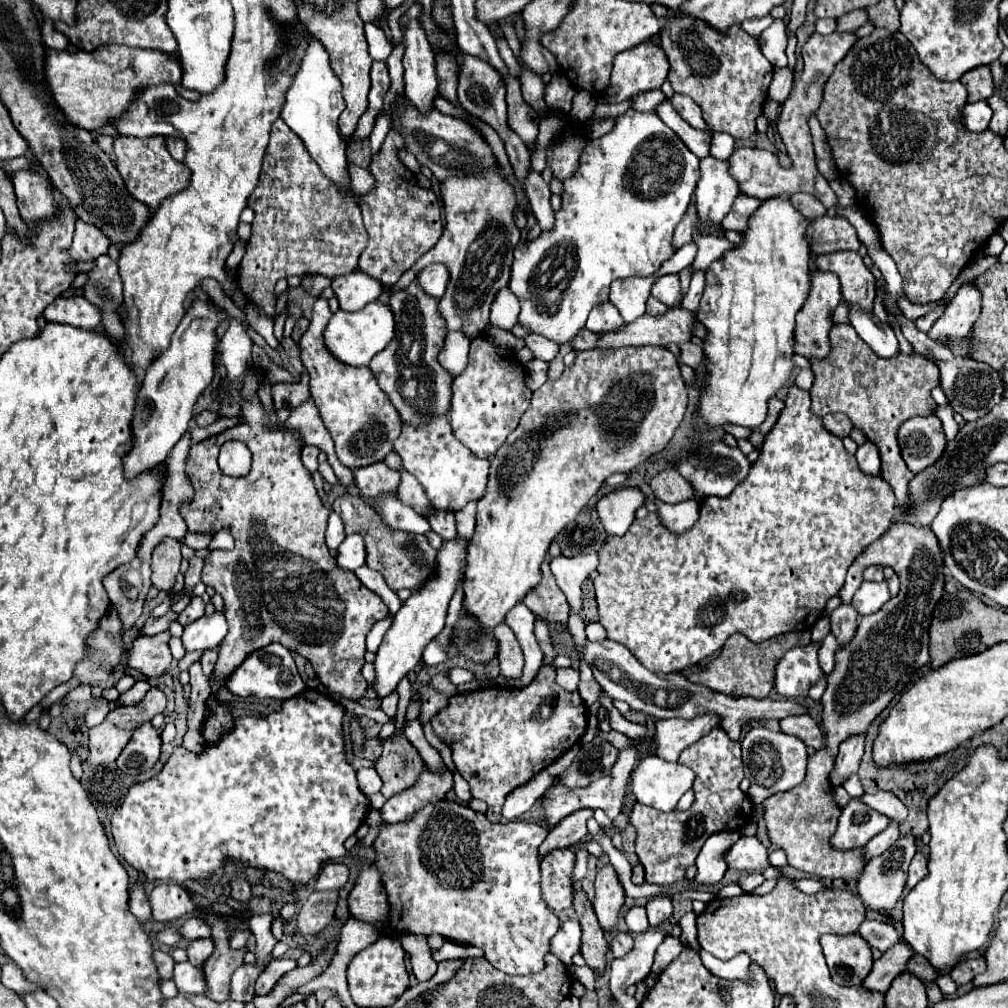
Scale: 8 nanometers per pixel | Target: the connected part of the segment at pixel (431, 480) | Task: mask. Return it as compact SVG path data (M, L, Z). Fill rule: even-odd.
M427 416L427 420L419 426L401 422L401 434L395 440L393 450L403 458L405 470L421 482L437 510L457 512L467 502L479 500L485 494L489 460L475 458L471 450L455 438L447 416Z

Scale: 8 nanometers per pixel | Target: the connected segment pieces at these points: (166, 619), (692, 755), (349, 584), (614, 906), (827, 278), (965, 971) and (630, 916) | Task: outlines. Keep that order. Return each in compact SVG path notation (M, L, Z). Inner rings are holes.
M169 610L169 612L167 612L165 616L161 616L161 618L149 618L149 620L145 622L145 626L143 626L143 634L159 634L159 632L169 630L169 624L175 622L177 616L179 616L177 612Z
M713 728L695 746L683 750L679 762L695 772L695 802L691 808L685 812L657 812L637 802L631 813L631 825L637 830L635 850L639 850L639 856L645 856L645 882L657 886L671 886L685 880L685 870L695 864L705 840L715 832L741 830L753 812L751 798L739 790L739 782L745 778L741 742L729 740L723 728Z
M255 396L253 400L243 400L241 404L241 422L217 436L211 436L199 444L195 444L189 450L189 456L185 460L185 474L189 482L193 484L193 498L191 502L185 502L179 510L187 524L189 532L219 532L227 528L235 540L233 550L215 550L205 558L205 566L201 572L203 584L213 586L215 592L223 596L225 602L225 618L229 622L229 632L219 644L219 658L213 670L211 678L211 696L207 698L205 706L211 712L209 718L203 722L203 738L205 744L217 744L217 740L233 730L235 718L231 710L221 704L215 694L219 688L223 688L223 680L229 678L229 674L239 668L239 664L253 654L255 650L279 642L287 646L289 650L295 650L303 658L307 658L319 678L321 684L327 686L329 692L341 694L349 700L359 700L365 690L367 682L361 676L361 666L365 664L365 636L373 628L373 624L389 614L387 606L381 602L381 598L367 590L359 578L353 572L345 572L337 568L335 558L329 554L329 548L323 540L323 530L327 528L329 510L323 506L315 484L311 480L311 474L301 462L301 448L303 440L293 430L283 428L271 428L271 426L283 426L283 422L277 418L277 412L267 412ZM227 440L239 440L243 442L253 456L251 472L241 478L225 476L219 470L217 456L219 446Z
M611 864L599 870L595 880L595 898L593 898L593 910L595 916L605 932L611 932L617 924L617 916L623 908L625 890L621 882L617 880L617 872Z
M813 272L811 274L811 282L813 288L809 292L807 302L803 304L803 308L797 314L797 328L795 328L795 352L805 356L805 358L825 358L827 352L831 350L831 342L829 342L829 330L833 328L833 312L837 308L837 304L841 302L841 286L839 286L839 278L835 274L827 274L827 272Z
M979 958L979 960L965 960L959 964L959 970L953 970L951 972L951 978L957 986L963 986L967 982L971 982L977 974L981 974L985 970L985 960Z
M641 906L631 908L627 912L627 916L625 916L625 922L627 922L627 926L629 926L631 932L645 932L645 930L649 930L647 914L645 914L645 908L641 908Z

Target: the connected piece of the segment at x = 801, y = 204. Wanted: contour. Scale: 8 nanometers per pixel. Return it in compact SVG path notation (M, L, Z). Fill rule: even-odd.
M793 194L791 200L793 200L793 206L807 218L819 218L827 212L827 208L811 194Z

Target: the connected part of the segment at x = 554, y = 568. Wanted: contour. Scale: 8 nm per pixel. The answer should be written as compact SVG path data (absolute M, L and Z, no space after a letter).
M597 552L581 553L572 558L562 554L551 558L551 572L569 602L569 612L581 614L581 586L597 566Z

